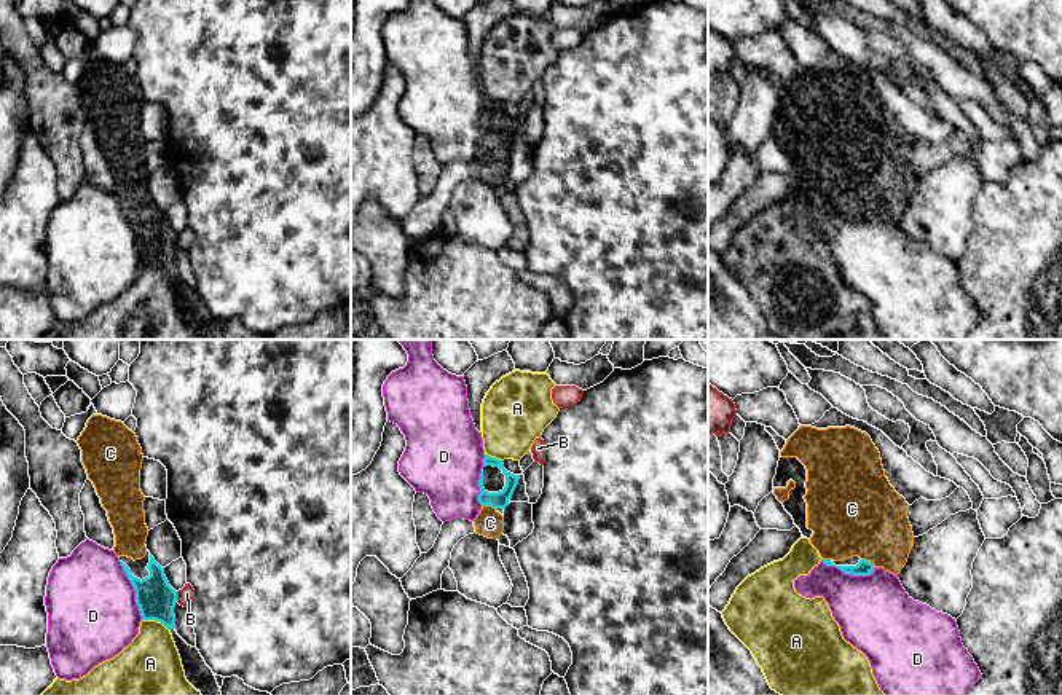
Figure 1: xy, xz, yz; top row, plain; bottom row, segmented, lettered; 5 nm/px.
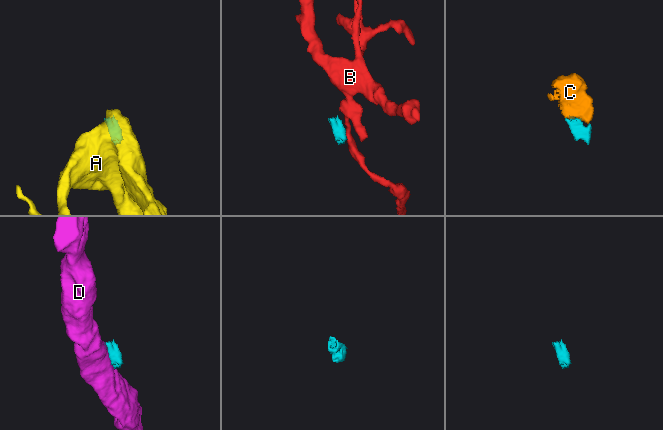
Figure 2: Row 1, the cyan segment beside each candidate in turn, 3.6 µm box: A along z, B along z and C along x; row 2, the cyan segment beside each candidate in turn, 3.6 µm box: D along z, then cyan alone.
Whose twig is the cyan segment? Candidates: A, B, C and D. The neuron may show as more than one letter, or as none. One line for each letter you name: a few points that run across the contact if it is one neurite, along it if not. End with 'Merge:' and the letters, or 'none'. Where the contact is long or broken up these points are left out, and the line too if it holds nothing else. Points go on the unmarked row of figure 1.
C: Line: yz (863, 211), (868, 204), (868, 174), (855, 157)
Merge: C

